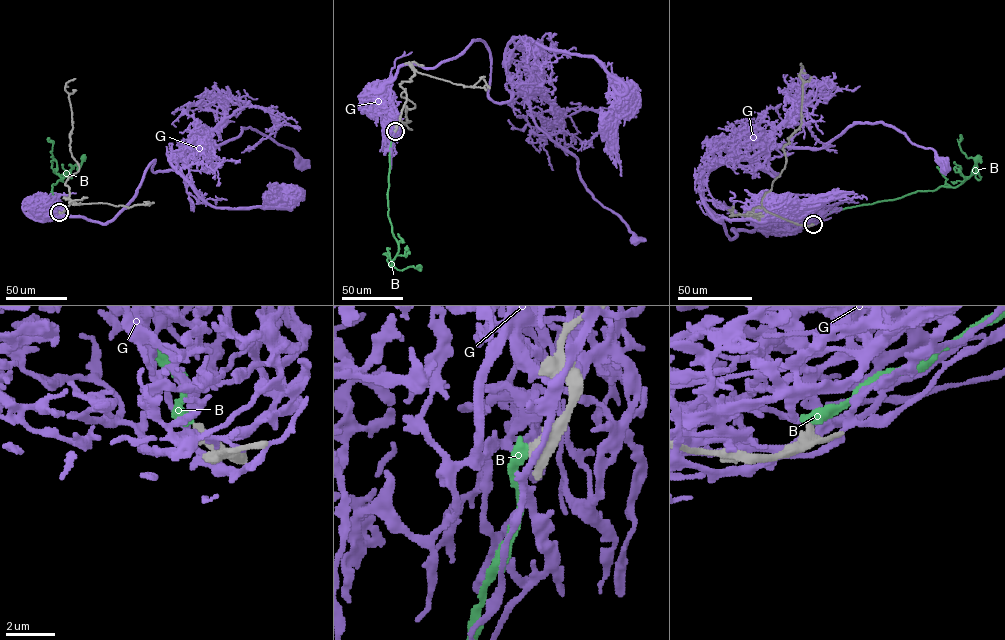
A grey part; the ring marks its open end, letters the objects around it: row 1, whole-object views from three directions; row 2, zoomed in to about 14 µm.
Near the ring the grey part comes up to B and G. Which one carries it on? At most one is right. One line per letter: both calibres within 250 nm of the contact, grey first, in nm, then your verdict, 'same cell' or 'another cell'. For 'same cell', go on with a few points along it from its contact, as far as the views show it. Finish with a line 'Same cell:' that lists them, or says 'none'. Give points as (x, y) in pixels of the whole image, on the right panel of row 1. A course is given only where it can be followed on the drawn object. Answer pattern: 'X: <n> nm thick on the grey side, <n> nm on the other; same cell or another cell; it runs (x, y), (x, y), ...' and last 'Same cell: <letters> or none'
B: 400 nm thick on the grey side, 500 nm on the other; another cell
G: 320 nm thick on the grey side, 240 nm on the other; another cell
Same cell: none

